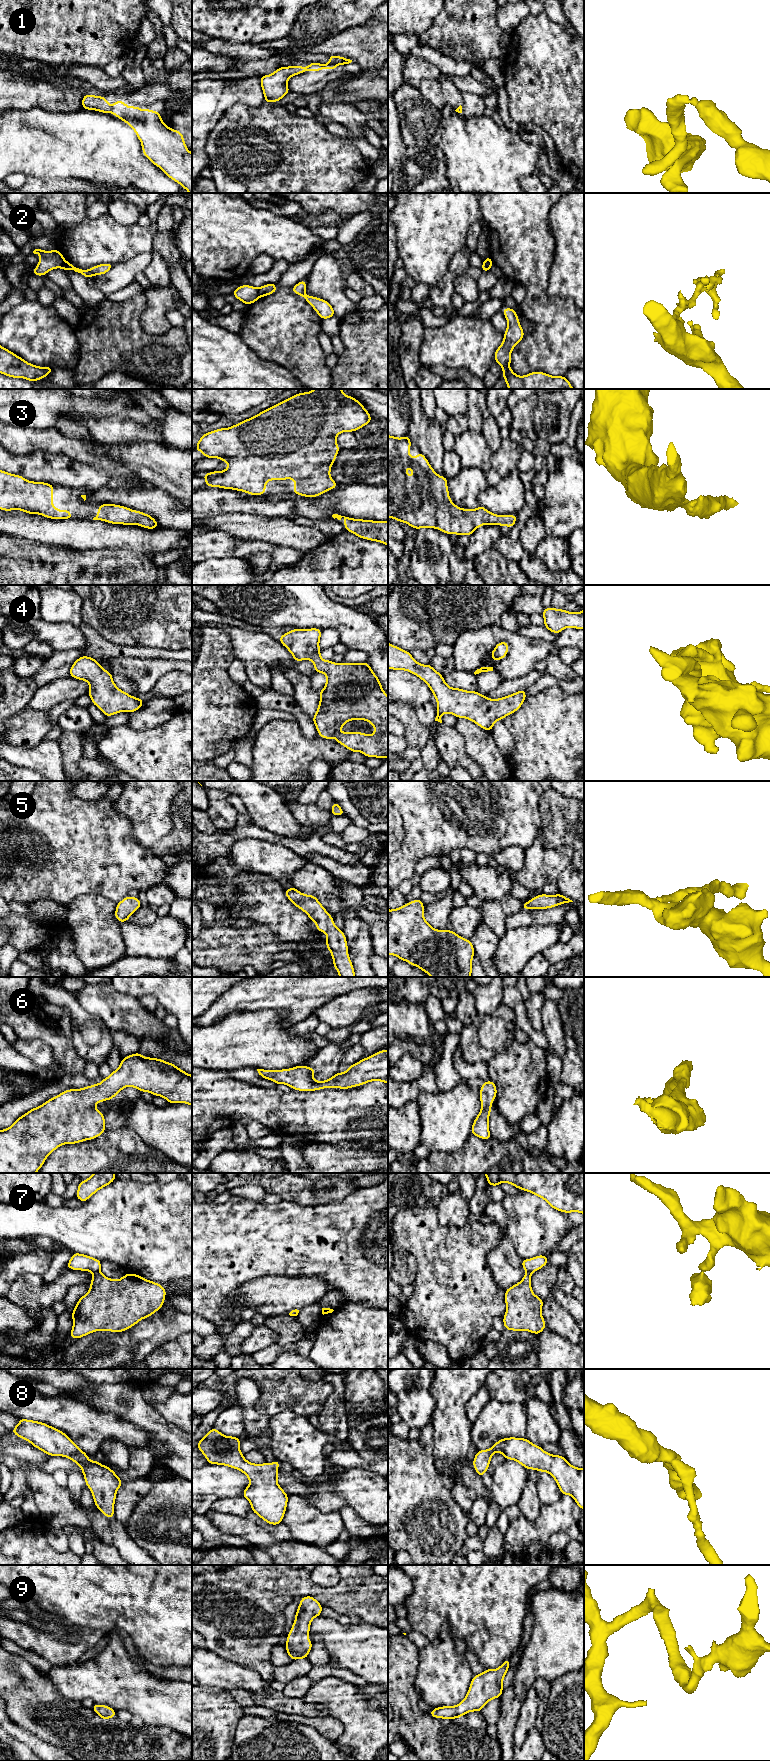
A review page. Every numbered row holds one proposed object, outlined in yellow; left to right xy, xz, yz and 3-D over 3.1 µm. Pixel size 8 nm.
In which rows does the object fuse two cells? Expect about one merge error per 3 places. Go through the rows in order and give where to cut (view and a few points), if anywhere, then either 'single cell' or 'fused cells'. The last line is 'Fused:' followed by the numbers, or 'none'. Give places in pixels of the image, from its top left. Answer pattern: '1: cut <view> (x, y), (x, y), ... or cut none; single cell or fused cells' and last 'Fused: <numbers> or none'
1: cut xy (111, 106), (109, 111); fused cells
2: cut xz (257, 288), (260, 296); fused cells
3: cut none; single cell
4: cut none; single cell
5: cut none; single cell
6: cut none; single cell
7: cut xy (99, 1271), (93, 1274); fused cells
8: cut none; single cell
9: cut none; single cell
Fused: 1, 2, 7

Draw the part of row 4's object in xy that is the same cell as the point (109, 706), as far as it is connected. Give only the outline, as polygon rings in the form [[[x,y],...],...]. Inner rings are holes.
[[[89,656],[79,657],[71,666],[72,678],[87,681],[90,685],[88,695],[106,717],[120,712],[130,713],[139,710],[143,698],[136,698],[120,690],[113,681],[112,673],[102,668],[100,663]]]

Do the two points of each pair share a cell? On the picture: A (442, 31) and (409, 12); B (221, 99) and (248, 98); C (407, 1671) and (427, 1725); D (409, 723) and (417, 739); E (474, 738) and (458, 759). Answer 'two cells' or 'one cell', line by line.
A: two cells
B: one cell
C: one cell
D: one cell
E: two cells

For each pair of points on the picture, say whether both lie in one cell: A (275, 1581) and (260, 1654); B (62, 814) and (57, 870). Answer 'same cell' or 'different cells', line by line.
A: same cell
B: same cell

